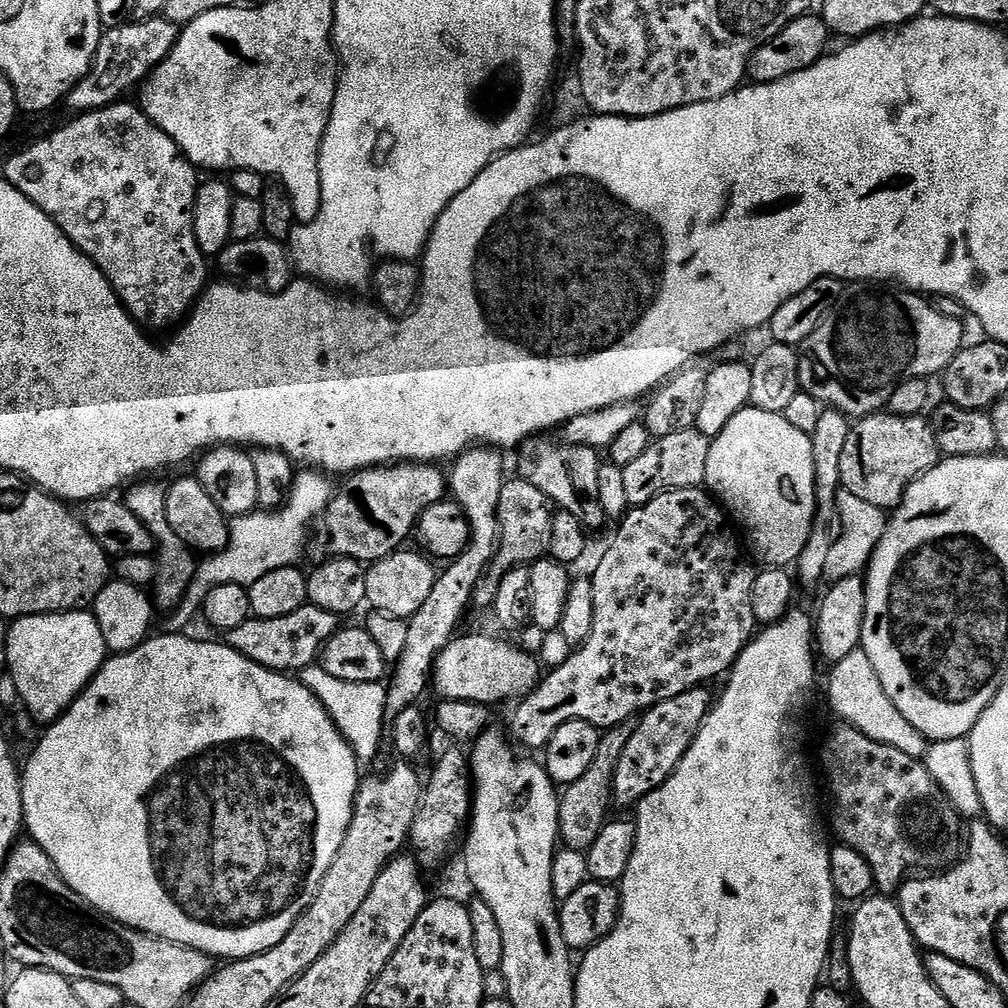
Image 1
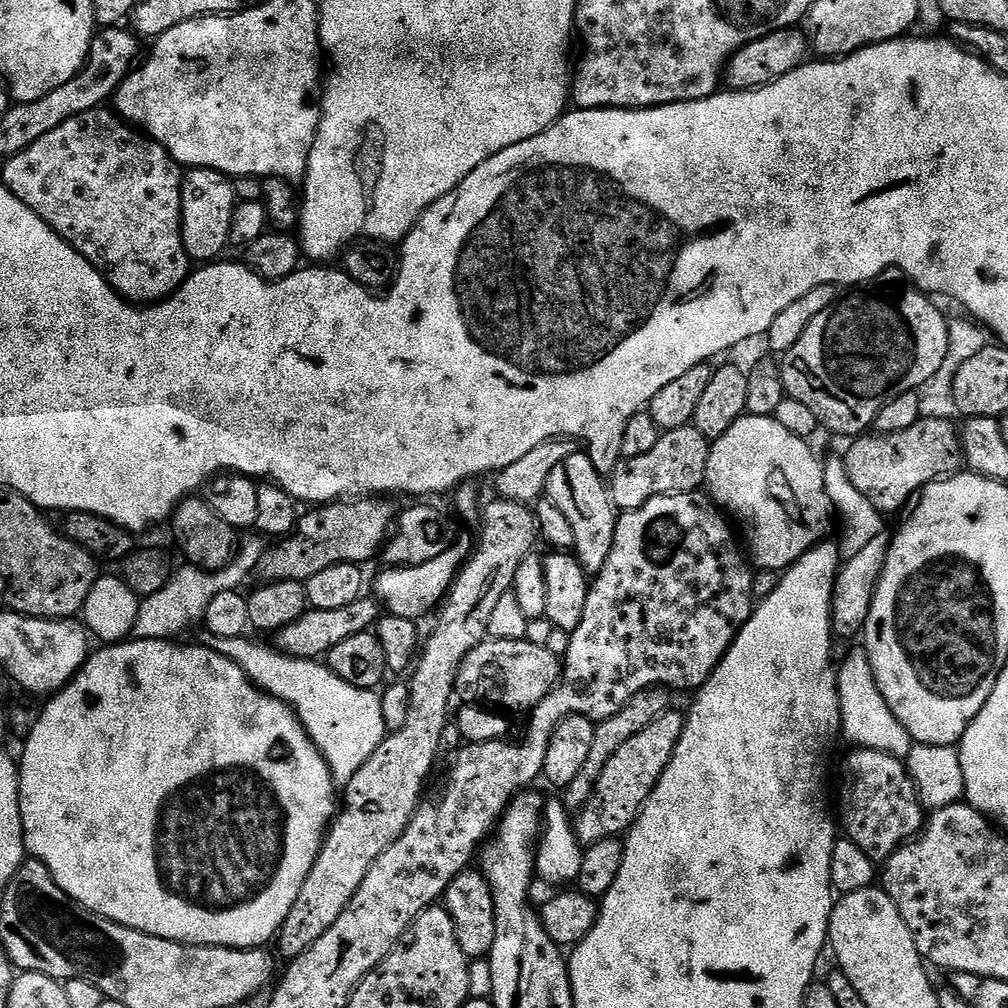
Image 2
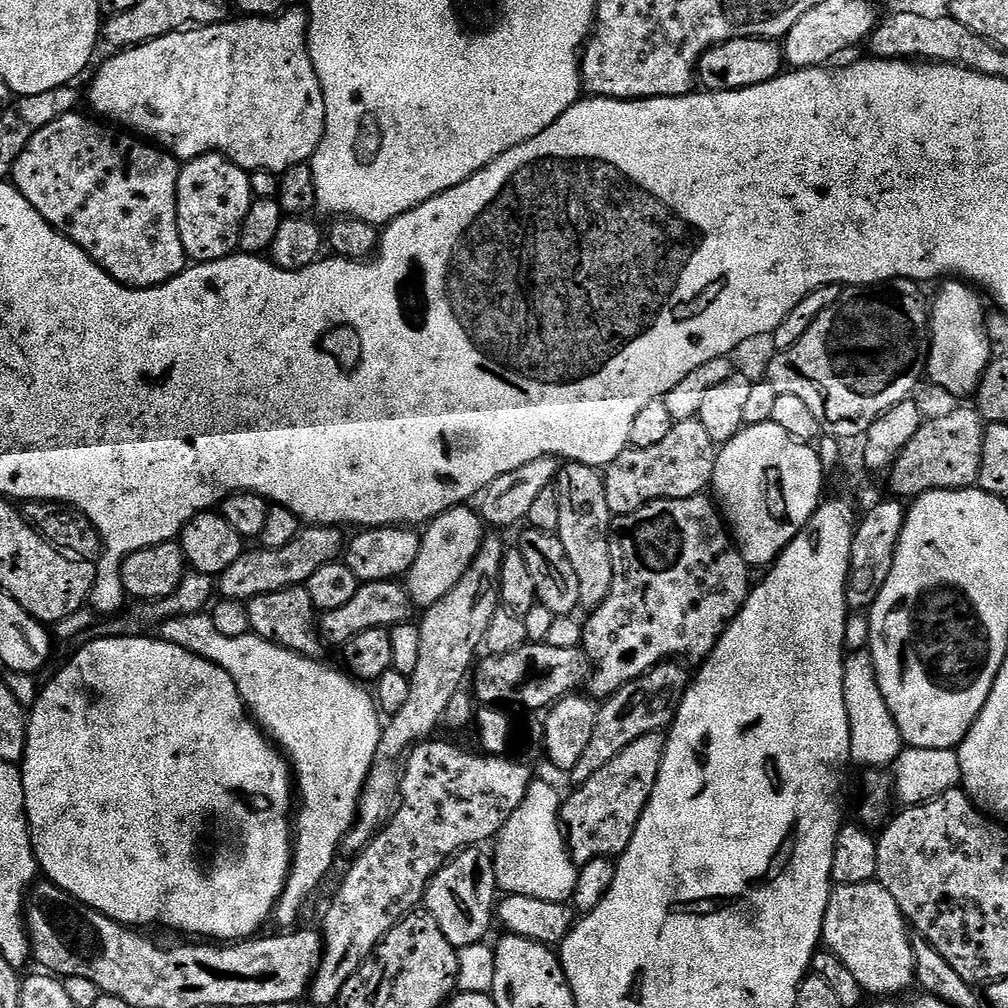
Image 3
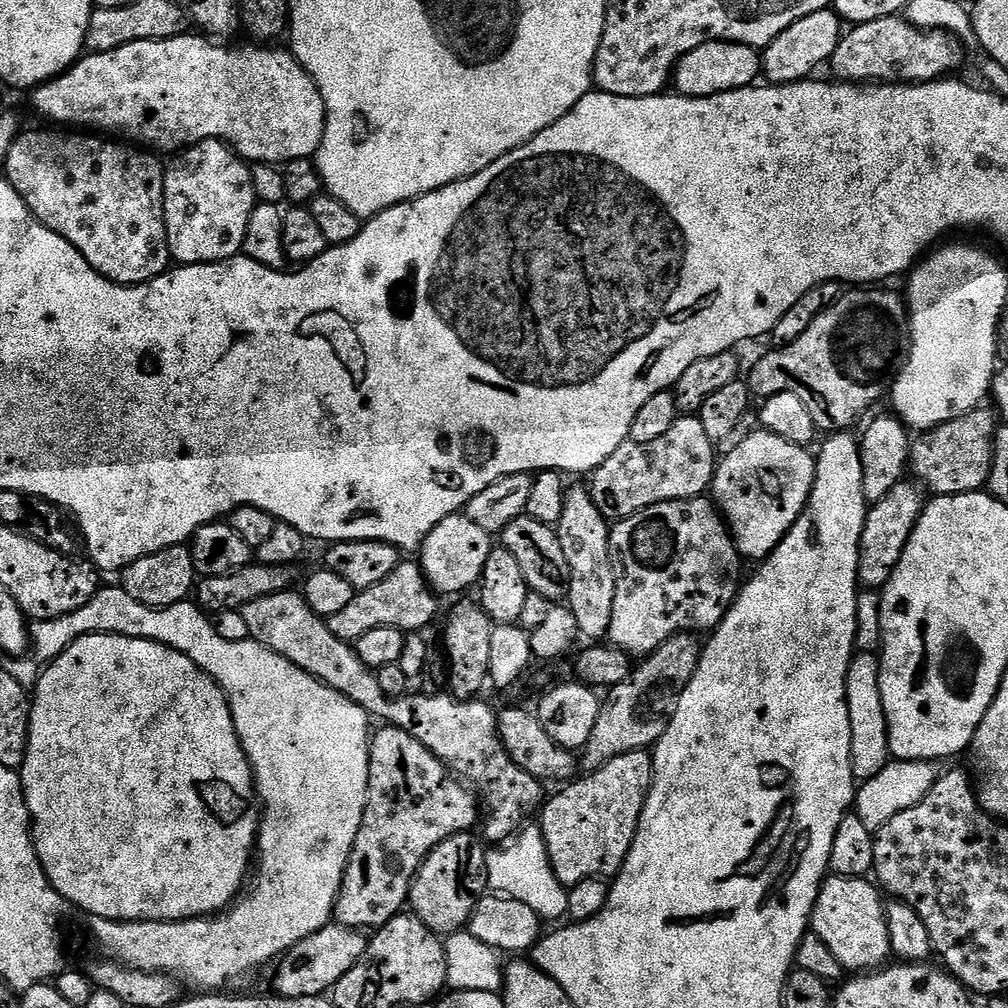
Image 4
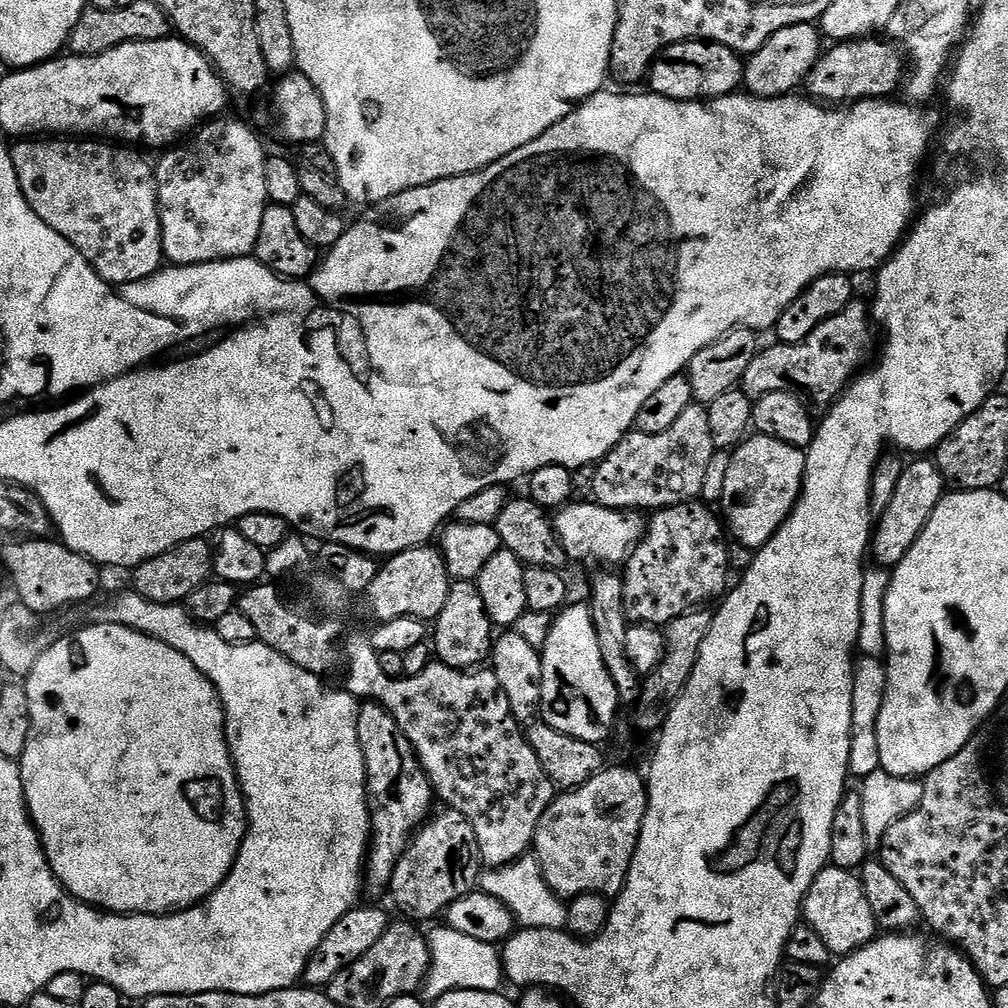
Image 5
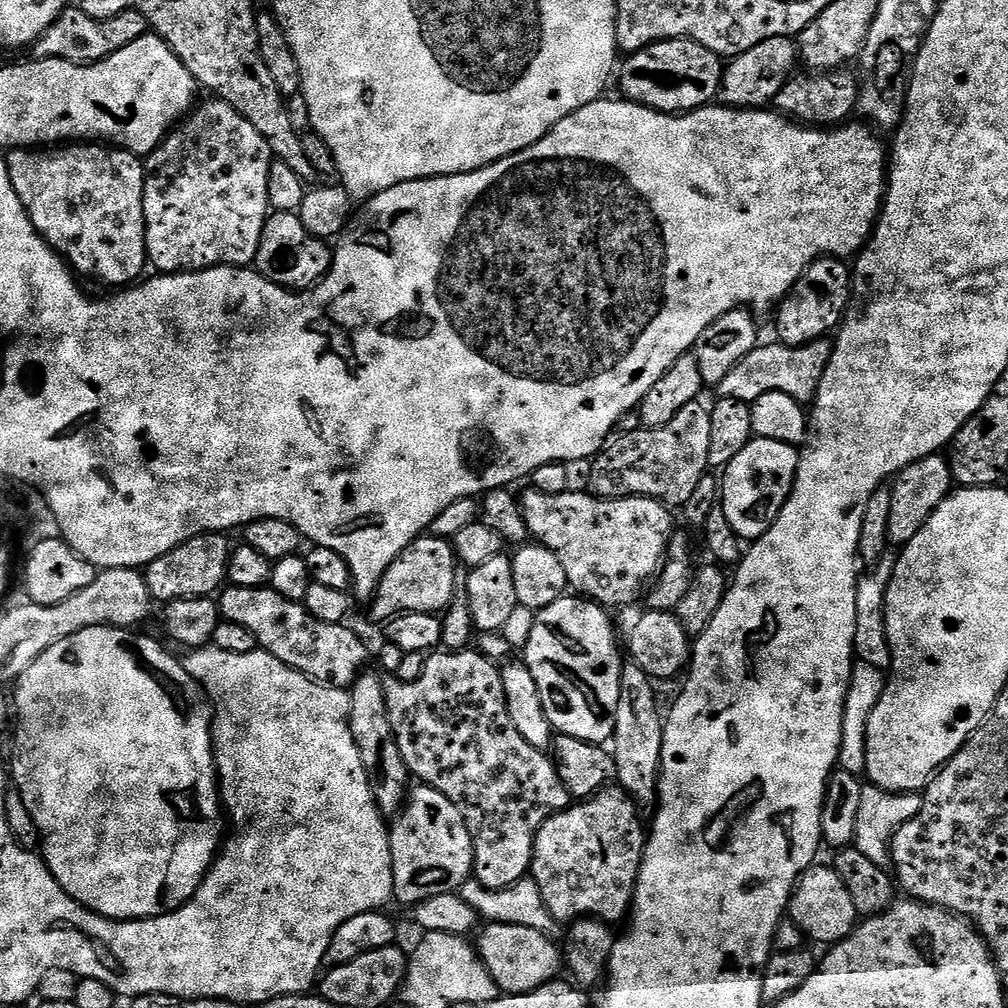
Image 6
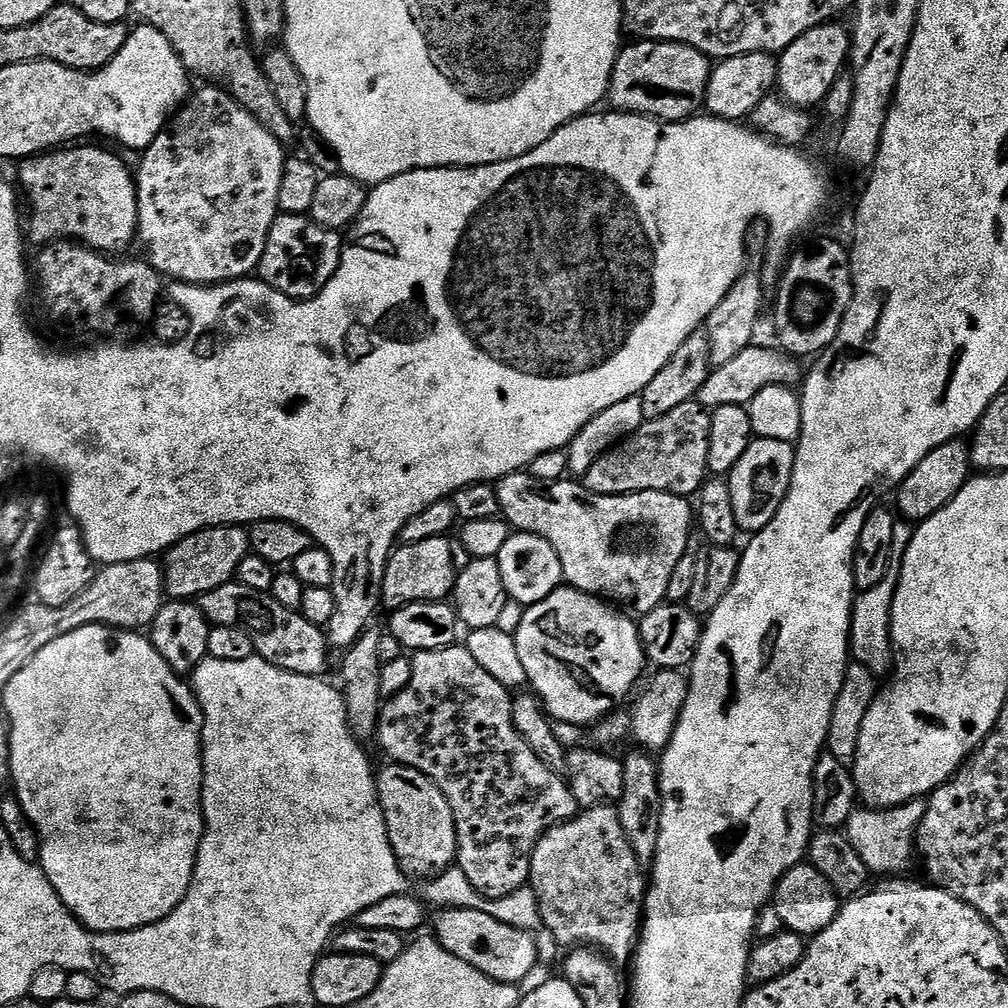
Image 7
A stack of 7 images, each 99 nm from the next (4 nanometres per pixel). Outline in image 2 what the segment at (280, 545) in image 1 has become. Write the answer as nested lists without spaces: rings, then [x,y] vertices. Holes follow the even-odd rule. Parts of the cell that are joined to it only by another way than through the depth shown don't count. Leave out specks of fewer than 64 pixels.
[[[259,539],[252,540],[248,545],[239,549],[238,555],[226,568],[219,568],[217,572],[205,572],[204,569],[195,566],[188,568],[177,567],[169,578],[168,584],[158,590],[158,594],[150,594],[143,597],[140,602],[139,616],[134,624],[132,636],[138,640],[170,640],[175,641],[183,632],[191,628],[200,628],[204,623],[204,615],[207,608],[218,594],[235,592],[243,589],[248,575],[261,567],[265,559],[266,551],[259,544]]]

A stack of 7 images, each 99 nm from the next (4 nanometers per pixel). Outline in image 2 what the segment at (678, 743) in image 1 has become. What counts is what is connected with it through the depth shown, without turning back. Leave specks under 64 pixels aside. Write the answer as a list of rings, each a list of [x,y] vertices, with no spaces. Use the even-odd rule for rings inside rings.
[[[670,710],[658,718],[658,722],[650,722],[642,734],[634,734],[626,746],[618,749],[618,754],[606,762],[602,770],[602,778],[598,778],[596,789],[588,804],[575,817],[574,827],[581,845],[587,846],[603,840],[614,840],[623,837],[633,827],[640,815],[648,796],[655,789],[662,774],[668,770],[668,764],[676,755],[678,742],[684,738],[686,720]]]

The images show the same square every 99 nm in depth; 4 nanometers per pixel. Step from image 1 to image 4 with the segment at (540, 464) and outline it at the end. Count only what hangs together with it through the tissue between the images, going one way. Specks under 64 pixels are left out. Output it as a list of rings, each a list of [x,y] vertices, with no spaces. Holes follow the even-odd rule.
[[[587,487],[567,489],[566,506],[562,506],[562,518],[556,533],[562,542],[562,554],[566,554],[566,562],[570,566],[570,591],[566,606],[574,614],[583,639],[588,639],[588,642],[603,641],[614,614],[618,564],[610,539],[610,521],[598,510]]]

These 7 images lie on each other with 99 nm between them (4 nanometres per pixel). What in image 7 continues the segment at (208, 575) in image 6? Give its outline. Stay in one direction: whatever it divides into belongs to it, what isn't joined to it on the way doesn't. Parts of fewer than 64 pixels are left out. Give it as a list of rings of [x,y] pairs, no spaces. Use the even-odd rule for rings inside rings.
[[[219,524],[217,528],[203,528],[179,540],[173,548],[168,549],[162,560],[165,593],[174,600],[195,601],[205,596],[210,590],[218,590],[218,586],[233,583],[242,558],[250,554],[248,533],[249,529],[239,524]]]

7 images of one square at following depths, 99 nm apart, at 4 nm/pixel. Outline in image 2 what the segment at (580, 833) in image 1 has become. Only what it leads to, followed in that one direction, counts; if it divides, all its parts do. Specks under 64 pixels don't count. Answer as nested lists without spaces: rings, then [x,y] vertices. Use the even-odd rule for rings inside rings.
[[[663,686],[647,688],[634,694],[634,698],[630,698],[630,702],[626,702],[626,706],[622,706],[622,710],[618,714],[596,724],[590,755],[586,757],[582,770],[578,770],[574,782],[570,782],[562,792],[564,807],[568,809],[569,813],[579,813],[588,804],[588,799],[592,797],[596,789],[598,778],[602,778],[602,770],[606,766],[606,762],[610,762],[610,758],[614,758],[614,754],[618,754],[618,749],[626,746],[626,742],[630,742],[630,738],[634,738],[634,734],[642,734],[642,730],[646,730],[646,726],[650,726],[650,722],[658,722],[658,718],[662,718],[662,714],[670,711],[673,707],[672,696],[673,693]]]

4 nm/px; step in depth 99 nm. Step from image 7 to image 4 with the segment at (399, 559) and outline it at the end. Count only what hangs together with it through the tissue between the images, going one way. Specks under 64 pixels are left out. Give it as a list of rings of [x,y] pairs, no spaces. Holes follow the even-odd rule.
[[[401,559],[400,565],[382,582],[357,592],[356,596],[339,614],[327,617],[330,634],[345,642],[354,642],[378,626],[394,626],[405,634],[420,634],[436,616],[437,593],[432,591],[424,571],[415,559]]]

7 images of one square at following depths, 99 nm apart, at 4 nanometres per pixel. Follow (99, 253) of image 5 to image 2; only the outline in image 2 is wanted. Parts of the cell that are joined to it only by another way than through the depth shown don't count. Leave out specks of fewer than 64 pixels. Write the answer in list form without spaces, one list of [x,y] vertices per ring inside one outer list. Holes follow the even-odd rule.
[[[101,106],[89,112],[83,112],[70,118],[70,122],[62,122],[62,126],[58,126],[58,130],[50,130],[50,134],[42,134],[42,138],[38,138],[38,142],[34,142],[34,146],[22,150],[17,156],[12,156],[7,160],[3,165],[4,180],[2,180],[2,184],[3,187],[9,188],[26,206],[30,206],[30,210],[34,210],[34,214],[38,214],[38,218],[42,218],[48,223],[71,248],[85,256],[104,275],[113,290],[137,306],[147,306],[173,296],[188,281],[194,268],[180,233],[180,215],[182,214],[180,189],[184,187],[184,176],[181,165],[176,163],[173,156],[157,140],[151,139],[145,133],[137,130],[115,111],[107,112],[108,110],[107,107]]]

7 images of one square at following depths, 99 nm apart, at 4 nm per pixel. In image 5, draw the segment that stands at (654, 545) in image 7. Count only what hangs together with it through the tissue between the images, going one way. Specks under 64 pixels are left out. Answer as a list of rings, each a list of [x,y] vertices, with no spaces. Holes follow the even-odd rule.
[[[573,502],[565,504],[554,516],[556,535],[568,554],[569,561],[593,560],[596,566],[623,565],[633,548],[640,543],[646,531],[646,520],[639,511],[622,508],[604,508],[598,503]]]

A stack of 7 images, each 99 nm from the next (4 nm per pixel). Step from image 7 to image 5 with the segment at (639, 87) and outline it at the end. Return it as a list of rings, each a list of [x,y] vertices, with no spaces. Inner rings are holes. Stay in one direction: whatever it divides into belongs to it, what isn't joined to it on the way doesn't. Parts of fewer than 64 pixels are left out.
[[[683,40],[681,44],[672,44],[656,57],[648,70],[646,84],[658,96],[665,96],[671,100],[691,100],[693,102],[707,102],[716,100],[719,96],[731,96],[743,85],[745,61],[741,53],[730,50],[726,46],[716,44],[712,40]]]

